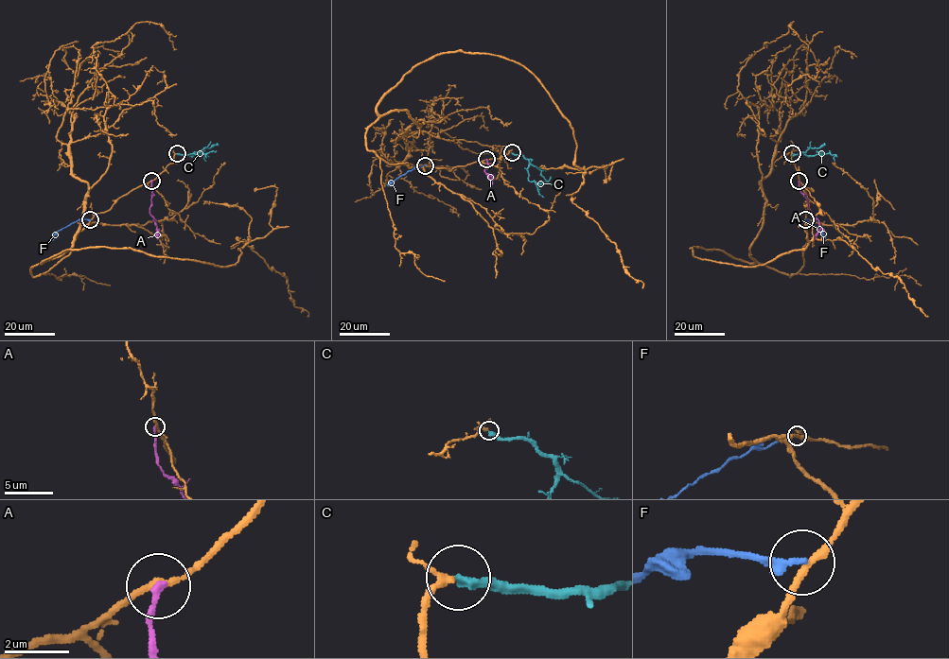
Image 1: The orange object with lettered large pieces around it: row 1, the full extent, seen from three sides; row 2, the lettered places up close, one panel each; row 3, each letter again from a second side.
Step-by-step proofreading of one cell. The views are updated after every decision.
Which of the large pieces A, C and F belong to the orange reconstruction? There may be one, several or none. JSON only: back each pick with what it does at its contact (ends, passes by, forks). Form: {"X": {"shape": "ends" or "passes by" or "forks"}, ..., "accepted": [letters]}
{"accepted": []}

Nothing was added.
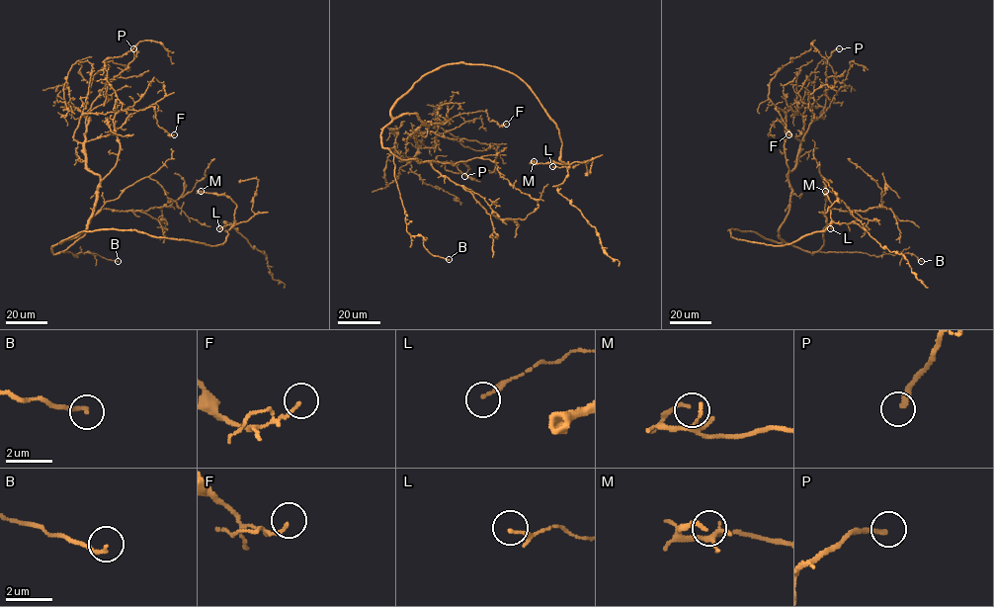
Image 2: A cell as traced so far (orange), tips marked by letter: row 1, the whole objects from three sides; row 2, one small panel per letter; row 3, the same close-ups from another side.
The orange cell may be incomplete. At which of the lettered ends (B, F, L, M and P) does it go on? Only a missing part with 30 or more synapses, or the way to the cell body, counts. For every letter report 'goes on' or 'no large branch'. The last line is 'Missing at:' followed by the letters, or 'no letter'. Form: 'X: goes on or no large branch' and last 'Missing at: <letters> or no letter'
B: no large branch
F: no large branch
L: no large branch
M: no large branch
P: goes on
Missing at: P

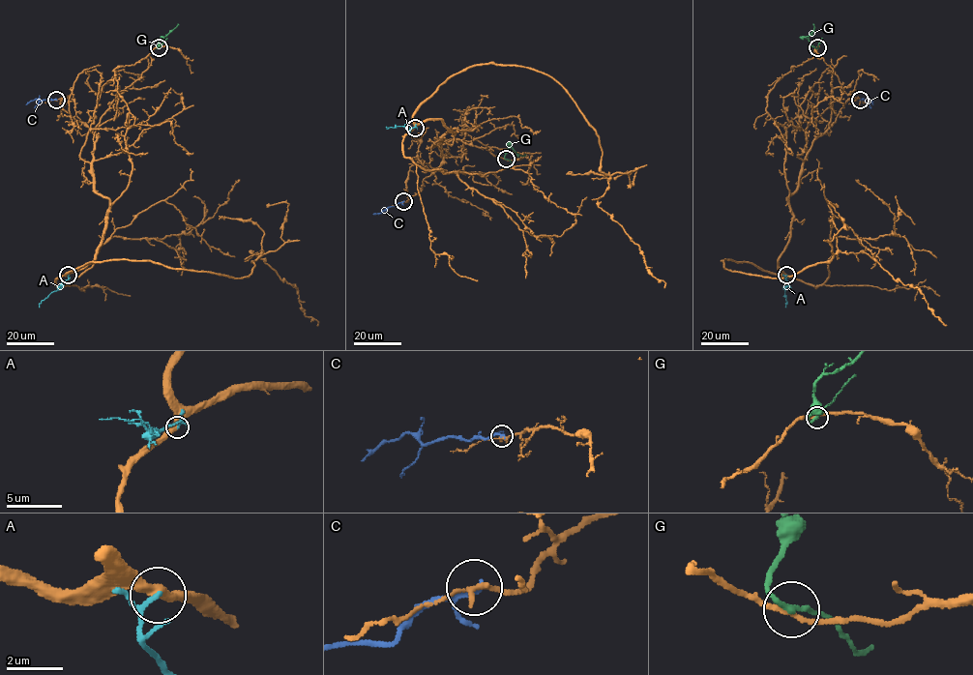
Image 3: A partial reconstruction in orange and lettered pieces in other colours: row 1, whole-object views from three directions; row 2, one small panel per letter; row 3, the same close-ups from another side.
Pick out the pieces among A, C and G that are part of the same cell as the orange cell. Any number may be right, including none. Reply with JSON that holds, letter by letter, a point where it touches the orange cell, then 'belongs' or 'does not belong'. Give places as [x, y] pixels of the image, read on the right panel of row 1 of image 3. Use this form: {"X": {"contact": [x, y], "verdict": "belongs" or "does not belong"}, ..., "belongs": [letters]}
{"A": {"contact": [786, 275], "verdict": "belongs"}, "C": {"contact": [860, 100], "verdict": "does not belong"}, "G": {"contact": [817, 47], "verdict": "does not belong"}, "belongs": ["A"]}

